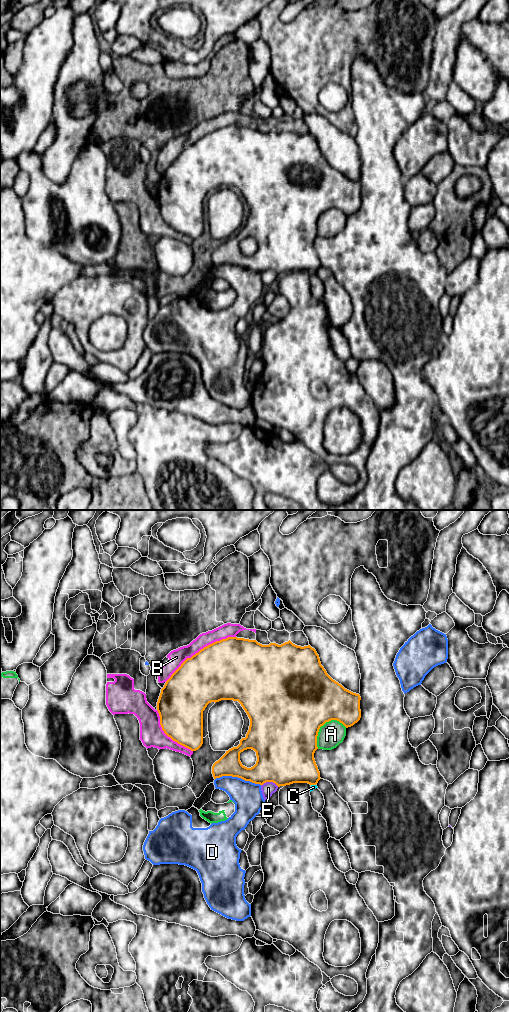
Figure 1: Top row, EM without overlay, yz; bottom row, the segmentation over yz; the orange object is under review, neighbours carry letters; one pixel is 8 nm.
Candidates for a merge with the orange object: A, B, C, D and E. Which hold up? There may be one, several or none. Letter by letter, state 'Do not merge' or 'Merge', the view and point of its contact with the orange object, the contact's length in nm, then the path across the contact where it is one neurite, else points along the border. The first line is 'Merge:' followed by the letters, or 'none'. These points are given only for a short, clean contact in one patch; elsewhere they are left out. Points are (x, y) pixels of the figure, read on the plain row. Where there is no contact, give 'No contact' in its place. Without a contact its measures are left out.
Merge: none
A: Do not merge. Touches orange at yz (322, 213). Shared border 300 nm
B: Do not merge. Touches orange at yz (200, 138). Shared border 650 nm
C: Do not merge. Touches orange at yz (313, 272). Shared border 40 nm. Boundary: yz (311, 272), (315, 273)
D: Do not merge. Touches orange at yz (238, 265). Shared border 380 nm
E: Do not merge. Touches orange at yz (270, 269). Shared border 140 nm

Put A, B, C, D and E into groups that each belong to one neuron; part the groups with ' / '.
A / B / C / D / E

